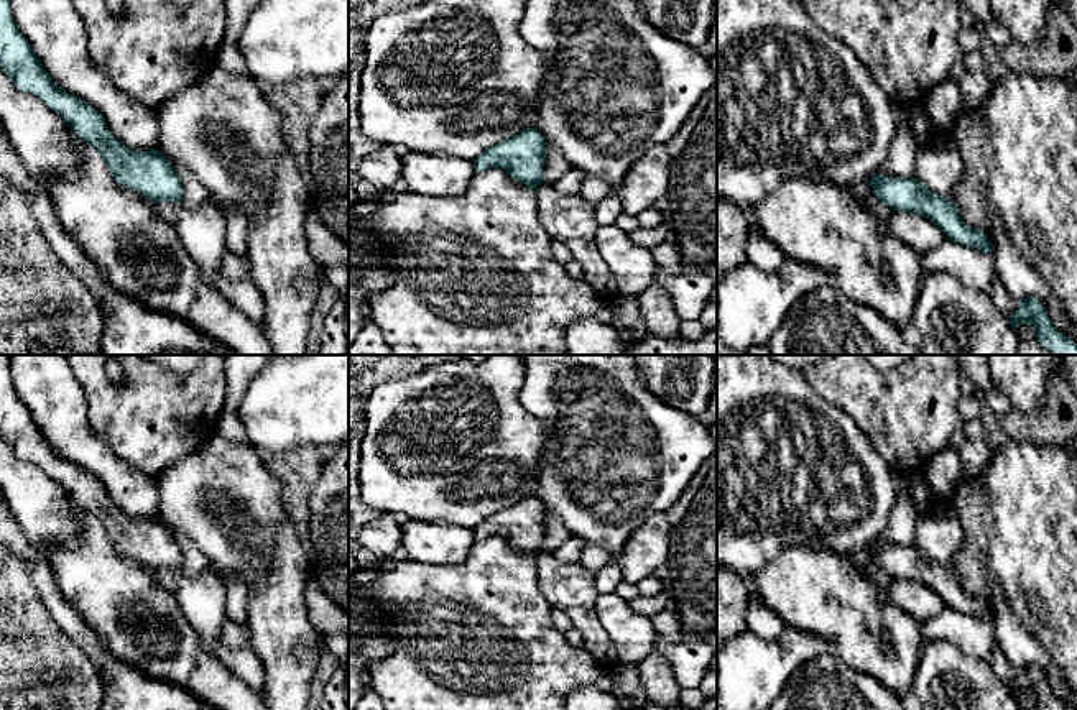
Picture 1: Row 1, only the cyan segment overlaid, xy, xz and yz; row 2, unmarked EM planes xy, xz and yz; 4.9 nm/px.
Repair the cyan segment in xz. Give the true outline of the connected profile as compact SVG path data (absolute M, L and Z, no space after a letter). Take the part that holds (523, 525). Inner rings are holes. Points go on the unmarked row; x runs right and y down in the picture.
M528 496L485 518L474 534L477 541L502 536L518 551L536 557L544 551L546 519L543 503L536 496Z

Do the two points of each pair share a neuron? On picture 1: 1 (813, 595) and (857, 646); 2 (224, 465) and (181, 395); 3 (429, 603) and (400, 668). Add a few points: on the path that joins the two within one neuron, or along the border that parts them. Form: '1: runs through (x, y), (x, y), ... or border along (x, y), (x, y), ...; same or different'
1: runs through (826, 608), (850, 633); same
2: border along (214, 431), (196, 447), (176, 459); different
3: runs through (429, 623), (429, 653), (420, 663); same

